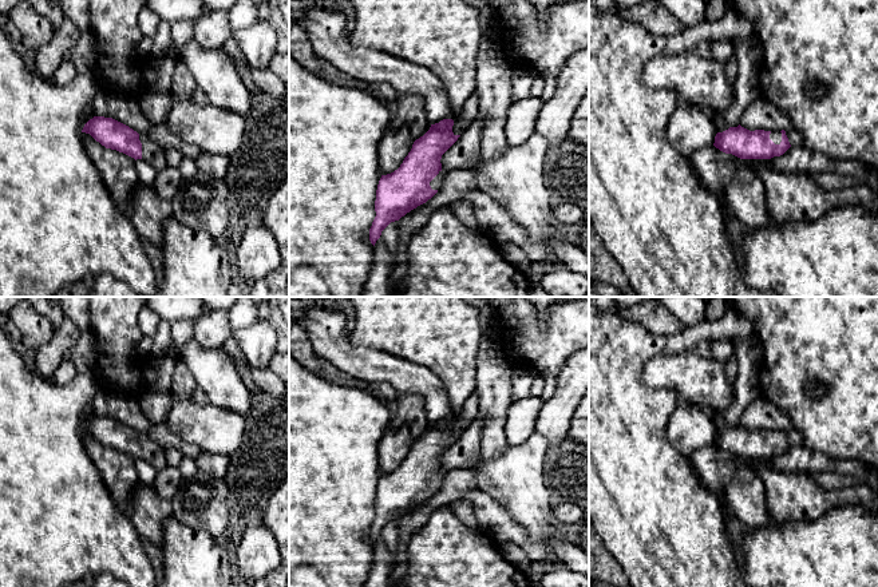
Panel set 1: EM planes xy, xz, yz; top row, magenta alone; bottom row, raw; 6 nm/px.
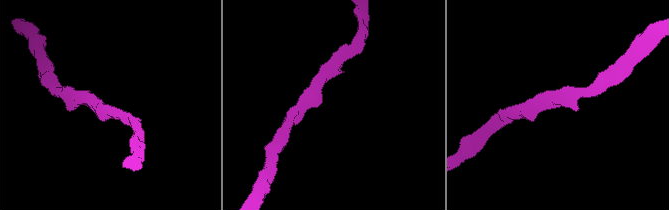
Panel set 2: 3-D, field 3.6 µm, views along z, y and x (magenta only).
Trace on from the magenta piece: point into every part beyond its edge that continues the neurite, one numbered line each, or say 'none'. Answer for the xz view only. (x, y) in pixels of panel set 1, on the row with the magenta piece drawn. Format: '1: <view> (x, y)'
1: xz (435, 183)

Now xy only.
1: xy (151, 151)

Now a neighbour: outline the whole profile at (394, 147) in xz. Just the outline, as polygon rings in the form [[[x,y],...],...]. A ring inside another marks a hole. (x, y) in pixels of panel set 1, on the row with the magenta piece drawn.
[[[407,128],[388,131],[381,138],[377,146],[377,156],[383,175],[391,174],[400,167],[414,142],[415,139]]]

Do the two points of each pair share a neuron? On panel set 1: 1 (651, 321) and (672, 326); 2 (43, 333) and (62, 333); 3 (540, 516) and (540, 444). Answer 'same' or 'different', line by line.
1: same
2: different
3: same

